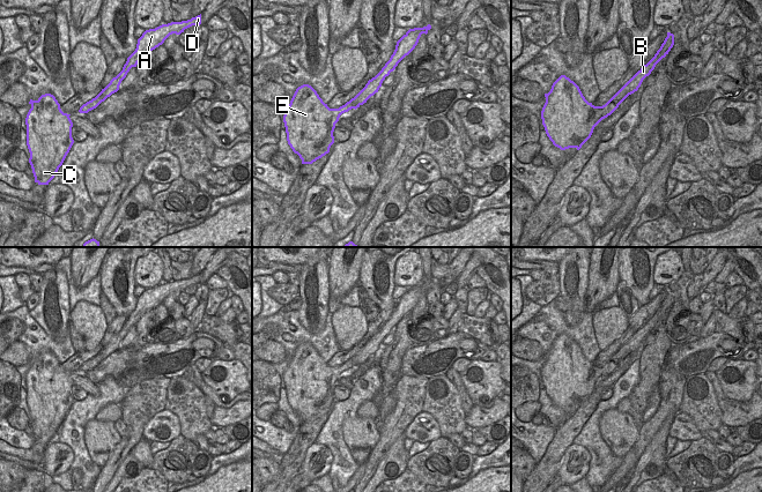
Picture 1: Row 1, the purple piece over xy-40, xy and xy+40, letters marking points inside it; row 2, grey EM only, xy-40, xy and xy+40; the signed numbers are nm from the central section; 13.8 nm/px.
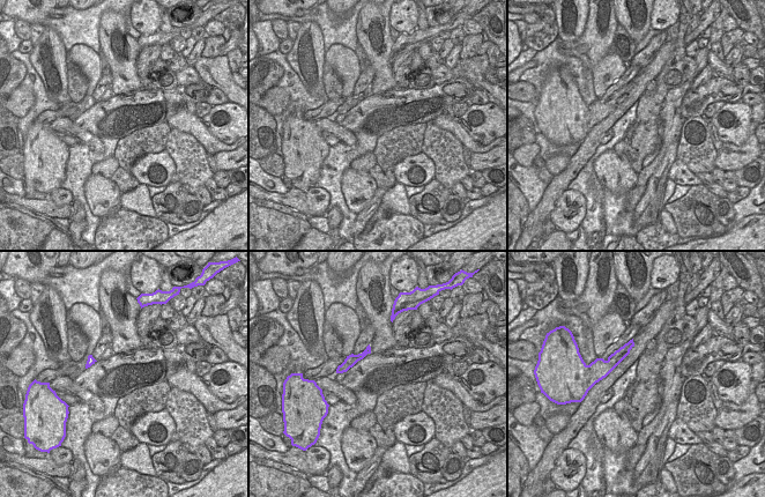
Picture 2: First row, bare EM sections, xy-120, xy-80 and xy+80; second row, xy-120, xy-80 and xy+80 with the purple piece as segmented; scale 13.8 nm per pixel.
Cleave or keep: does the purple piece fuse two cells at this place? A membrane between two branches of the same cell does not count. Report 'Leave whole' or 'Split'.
Split

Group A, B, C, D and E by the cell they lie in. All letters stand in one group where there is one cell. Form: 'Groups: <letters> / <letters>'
Groups: A B D / C E

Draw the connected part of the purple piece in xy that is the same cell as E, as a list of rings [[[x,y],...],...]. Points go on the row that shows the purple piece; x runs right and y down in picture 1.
[[[309,84],[298,87],[283,115],[287,141],[302,164],[312,164],[330,152],[338,122],[336,109],[330,109]]]

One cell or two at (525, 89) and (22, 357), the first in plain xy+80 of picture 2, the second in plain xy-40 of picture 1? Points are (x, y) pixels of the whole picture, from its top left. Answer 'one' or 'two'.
one

